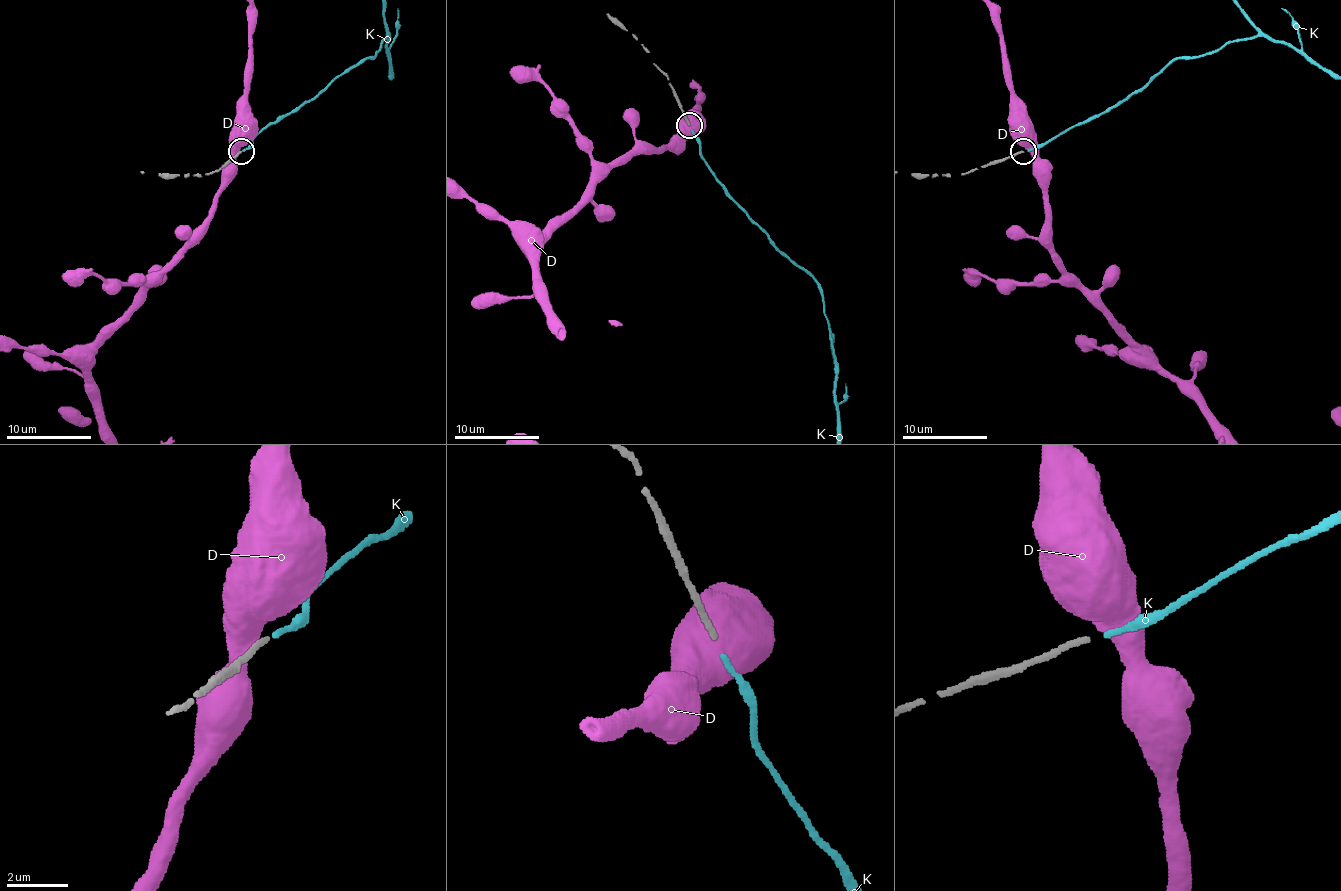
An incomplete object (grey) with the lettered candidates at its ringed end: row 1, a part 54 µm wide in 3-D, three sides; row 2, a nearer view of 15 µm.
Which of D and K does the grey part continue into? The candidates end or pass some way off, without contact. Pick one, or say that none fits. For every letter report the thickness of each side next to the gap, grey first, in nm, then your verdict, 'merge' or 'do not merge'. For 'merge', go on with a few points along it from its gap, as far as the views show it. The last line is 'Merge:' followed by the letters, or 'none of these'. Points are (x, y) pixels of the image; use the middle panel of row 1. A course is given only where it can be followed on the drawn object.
D: 180/850 nm | do not merge
K: 180/160 nm | merge
Merge: K

